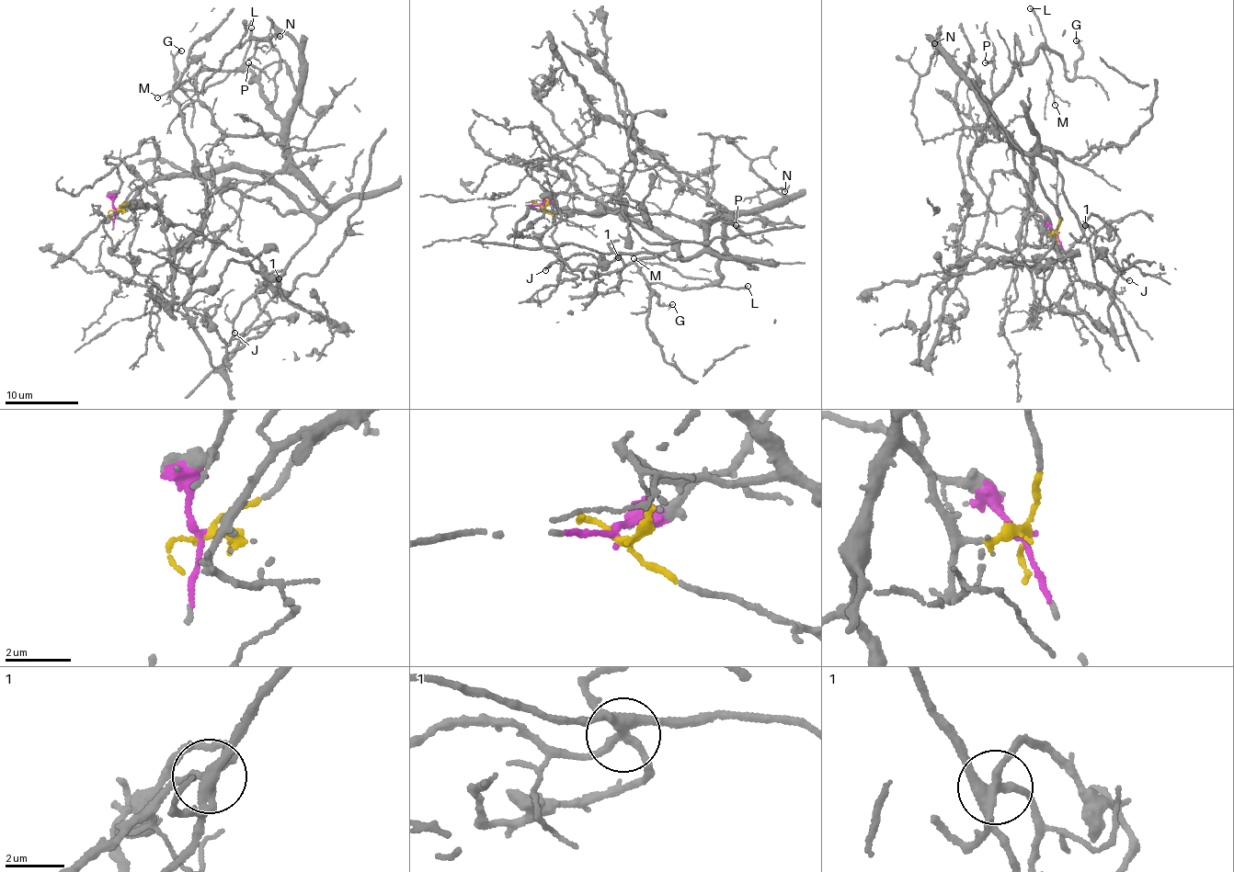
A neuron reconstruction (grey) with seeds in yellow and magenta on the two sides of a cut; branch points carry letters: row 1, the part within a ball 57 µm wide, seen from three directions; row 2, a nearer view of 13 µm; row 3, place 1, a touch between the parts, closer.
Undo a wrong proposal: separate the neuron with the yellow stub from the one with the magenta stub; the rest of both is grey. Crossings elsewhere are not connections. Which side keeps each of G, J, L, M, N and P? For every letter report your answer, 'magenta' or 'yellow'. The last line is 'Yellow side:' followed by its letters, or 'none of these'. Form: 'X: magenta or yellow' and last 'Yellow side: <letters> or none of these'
G: yellow
J: yellow
L: yellow
M: yellow
N: yellow
P: yellow
Yellow side: G, J, L, M, N, P

